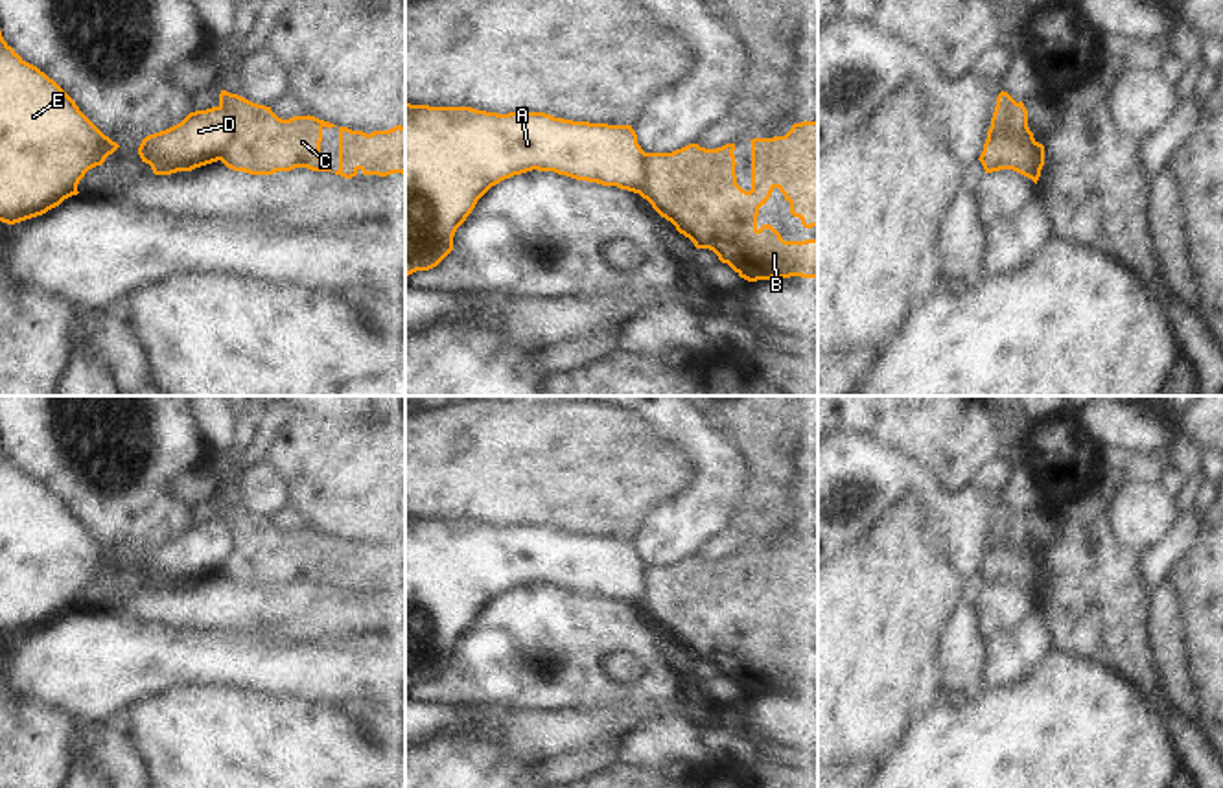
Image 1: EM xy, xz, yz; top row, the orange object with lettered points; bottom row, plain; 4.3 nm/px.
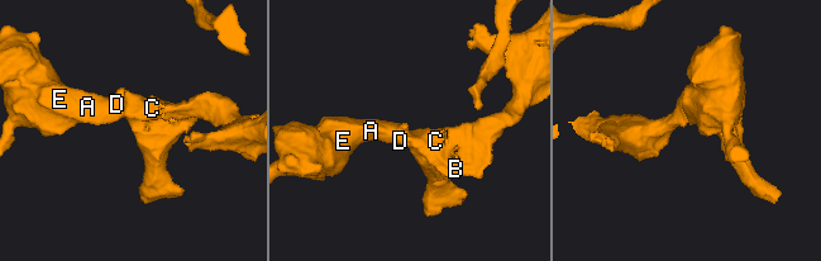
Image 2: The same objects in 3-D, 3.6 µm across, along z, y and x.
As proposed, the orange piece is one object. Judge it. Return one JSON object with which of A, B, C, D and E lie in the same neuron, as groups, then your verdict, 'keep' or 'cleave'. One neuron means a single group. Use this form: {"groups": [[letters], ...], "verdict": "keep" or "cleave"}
{"groups": [["A", "D", "E"], ["B", "C"]], "verdict": "cleave"}

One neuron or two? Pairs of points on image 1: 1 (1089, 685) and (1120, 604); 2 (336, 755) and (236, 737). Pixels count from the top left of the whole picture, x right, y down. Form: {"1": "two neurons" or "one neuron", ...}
{"1": "two neurons", "2": "one neuron"}

